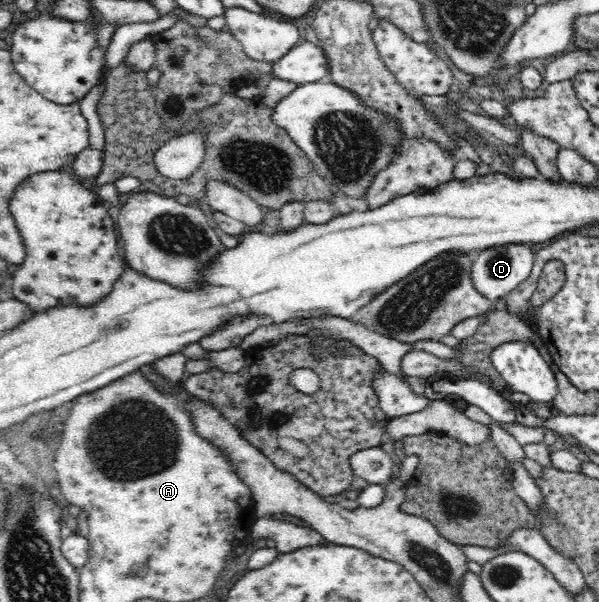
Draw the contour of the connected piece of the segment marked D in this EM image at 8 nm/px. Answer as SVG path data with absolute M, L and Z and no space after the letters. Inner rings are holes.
M505 243L505 245L493 245L487 249L473 251L471 275L474 287L490 299L495 306L503 295L507 295L532 274L534 255L531 245L526 243Z

